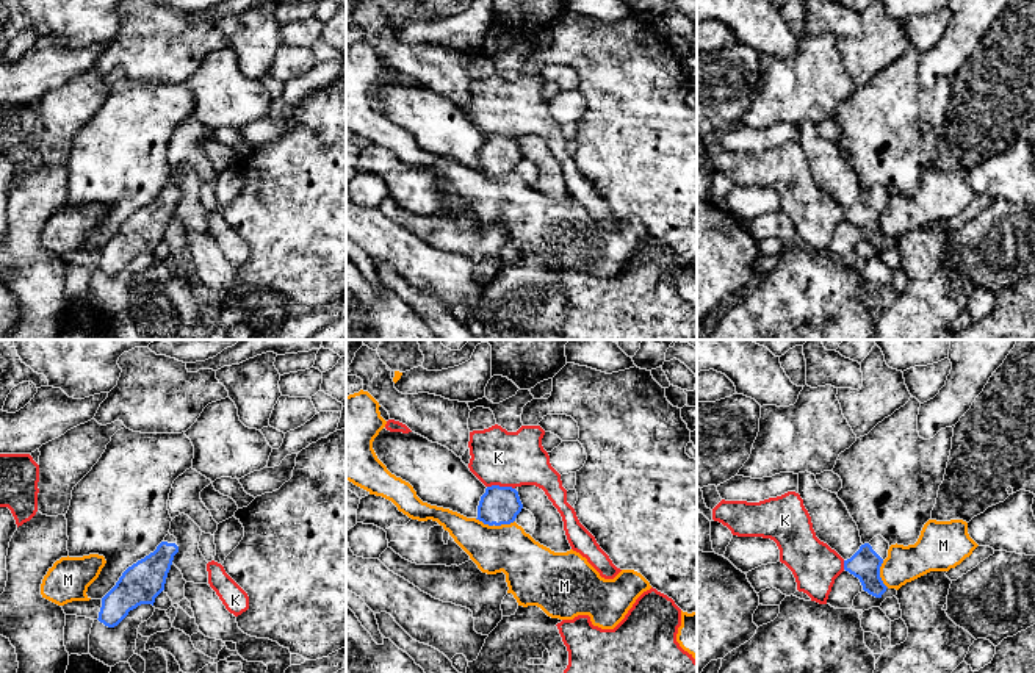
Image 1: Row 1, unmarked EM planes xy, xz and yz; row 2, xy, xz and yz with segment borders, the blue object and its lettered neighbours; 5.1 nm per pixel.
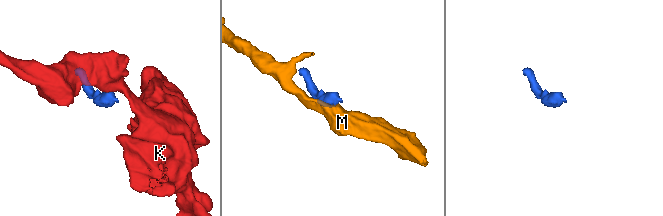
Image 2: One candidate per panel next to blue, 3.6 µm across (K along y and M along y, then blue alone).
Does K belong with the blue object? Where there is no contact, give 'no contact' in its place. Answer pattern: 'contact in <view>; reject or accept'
contact in xz; reject

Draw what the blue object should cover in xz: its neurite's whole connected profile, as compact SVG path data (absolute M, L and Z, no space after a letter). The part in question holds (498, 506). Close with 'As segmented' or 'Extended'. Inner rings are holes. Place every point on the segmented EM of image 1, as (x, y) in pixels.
M492 485L481 496L476 520L489 526L510 524L521 509L523 504L515 488Z. As segmented

